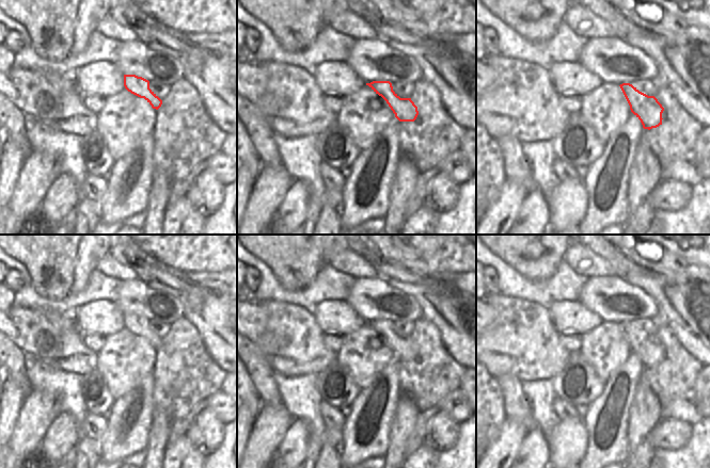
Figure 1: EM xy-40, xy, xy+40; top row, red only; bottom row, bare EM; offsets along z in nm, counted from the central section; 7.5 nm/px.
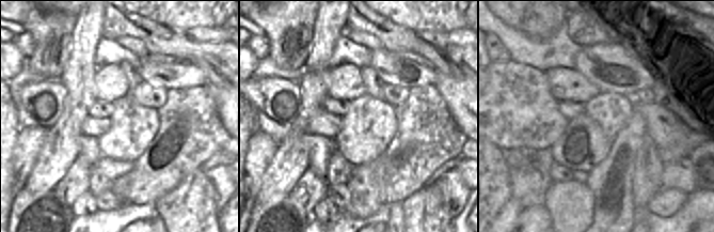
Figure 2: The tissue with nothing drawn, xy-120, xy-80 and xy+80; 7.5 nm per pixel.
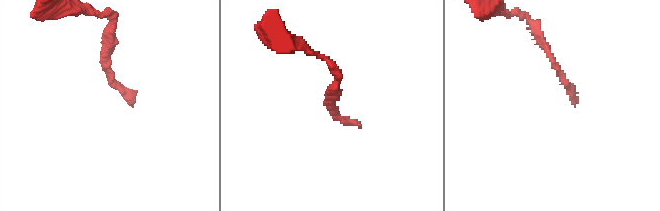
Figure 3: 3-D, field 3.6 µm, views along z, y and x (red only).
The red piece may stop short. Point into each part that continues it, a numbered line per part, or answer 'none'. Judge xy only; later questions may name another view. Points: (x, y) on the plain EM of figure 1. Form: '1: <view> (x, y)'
none

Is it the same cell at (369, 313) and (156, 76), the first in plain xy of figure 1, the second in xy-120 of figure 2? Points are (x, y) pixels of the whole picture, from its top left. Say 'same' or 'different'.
same

